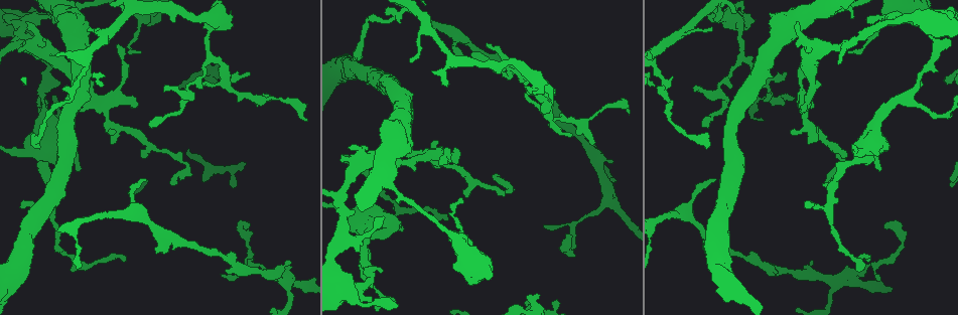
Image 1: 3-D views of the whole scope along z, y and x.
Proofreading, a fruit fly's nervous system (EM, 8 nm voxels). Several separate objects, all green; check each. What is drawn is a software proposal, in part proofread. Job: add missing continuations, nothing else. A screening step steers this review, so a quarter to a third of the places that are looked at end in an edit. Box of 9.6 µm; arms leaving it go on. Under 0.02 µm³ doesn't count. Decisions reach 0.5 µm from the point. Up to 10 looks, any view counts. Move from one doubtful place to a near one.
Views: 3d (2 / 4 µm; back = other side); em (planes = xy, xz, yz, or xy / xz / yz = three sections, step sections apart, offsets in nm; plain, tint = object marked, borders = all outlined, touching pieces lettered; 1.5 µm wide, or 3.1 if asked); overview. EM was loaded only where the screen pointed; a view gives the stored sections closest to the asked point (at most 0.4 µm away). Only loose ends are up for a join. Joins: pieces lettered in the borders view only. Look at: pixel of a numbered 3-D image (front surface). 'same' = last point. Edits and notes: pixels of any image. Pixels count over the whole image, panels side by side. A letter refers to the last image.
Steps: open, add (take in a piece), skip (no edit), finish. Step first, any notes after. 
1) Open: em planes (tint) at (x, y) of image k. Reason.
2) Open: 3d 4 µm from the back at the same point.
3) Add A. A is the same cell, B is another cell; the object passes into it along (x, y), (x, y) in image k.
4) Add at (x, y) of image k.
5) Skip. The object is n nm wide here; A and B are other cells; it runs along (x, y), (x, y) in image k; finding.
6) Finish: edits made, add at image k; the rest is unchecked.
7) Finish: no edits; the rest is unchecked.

Open: em planes (borders) at (753, 20) of image 1. An open end.

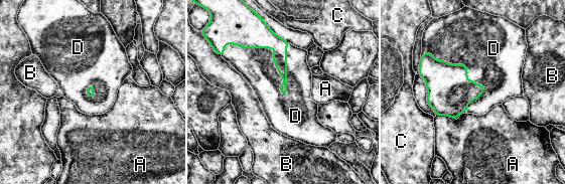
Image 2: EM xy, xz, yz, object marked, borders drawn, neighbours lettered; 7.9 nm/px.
Add D. D is the same cell, A, B and C are other cells; the neuron continues.

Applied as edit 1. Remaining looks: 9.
Open: em planes (borders) at (784, 102) of image 1. Branch stops here.

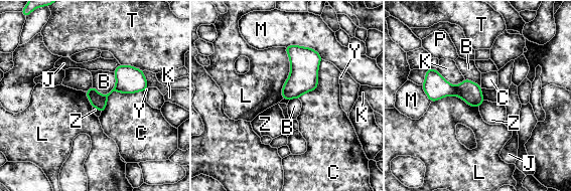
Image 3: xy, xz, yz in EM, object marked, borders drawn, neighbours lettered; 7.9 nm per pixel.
Skip. B, C, J, K, L, M, P, T, Y and Z are other cells; a border runs along (114, 72), (115, 85), (102, 96) in image 3; no lettered piece goes on from it.

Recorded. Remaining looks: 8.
Open: em xz step 8 (tint) at (812, 261) of image 1. Free end.

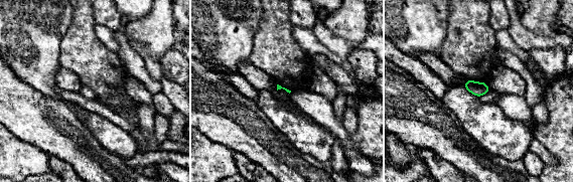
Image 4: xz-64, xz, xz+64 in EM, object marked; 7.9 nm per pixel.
Open: em planes (borders) at the same point.

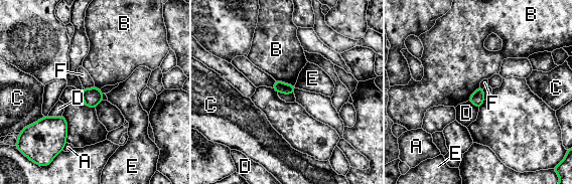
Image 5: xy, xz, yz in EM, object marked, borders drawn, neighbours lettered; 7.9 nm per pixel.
Skip. A, B, C, D, E and F are other cells; a border runs along (94, 86), (85, 88) in image 5; none of them fits.

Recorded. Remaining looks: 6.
Open: 3d 4 µm at (497, 176) of image 1. Tapers out.

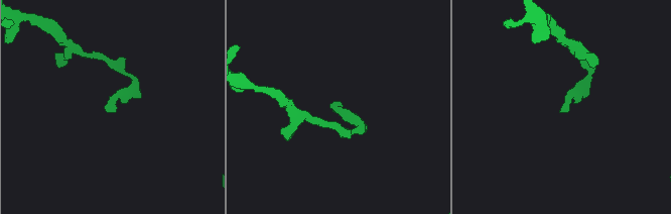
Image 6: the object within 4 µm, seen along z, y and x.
Open: em yz step 8 (plain) at (115, 109) of image 6. Shape alone is not enough.

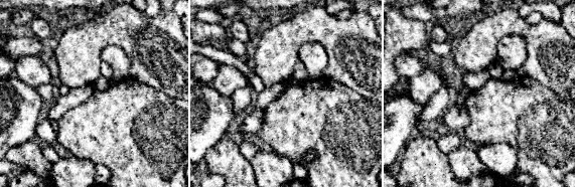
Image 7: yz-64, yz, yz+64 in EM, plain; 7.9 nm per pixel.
Open: em yz step 8 (borders) at the same point. See the neighbours.

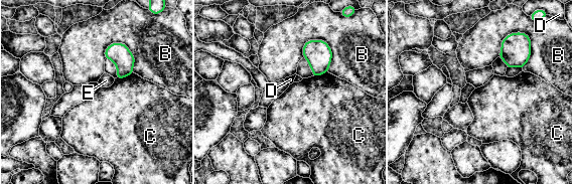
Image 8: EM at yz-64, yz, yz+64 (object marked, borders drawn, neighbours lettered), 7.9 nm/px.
Skip. B, C, D and E are other cells; a border runs along (133, 72), (116, 78) in image 8; none of them fits.

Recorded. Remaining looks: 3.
Finish: edits made, add at image 2; the rest is unchecked.

